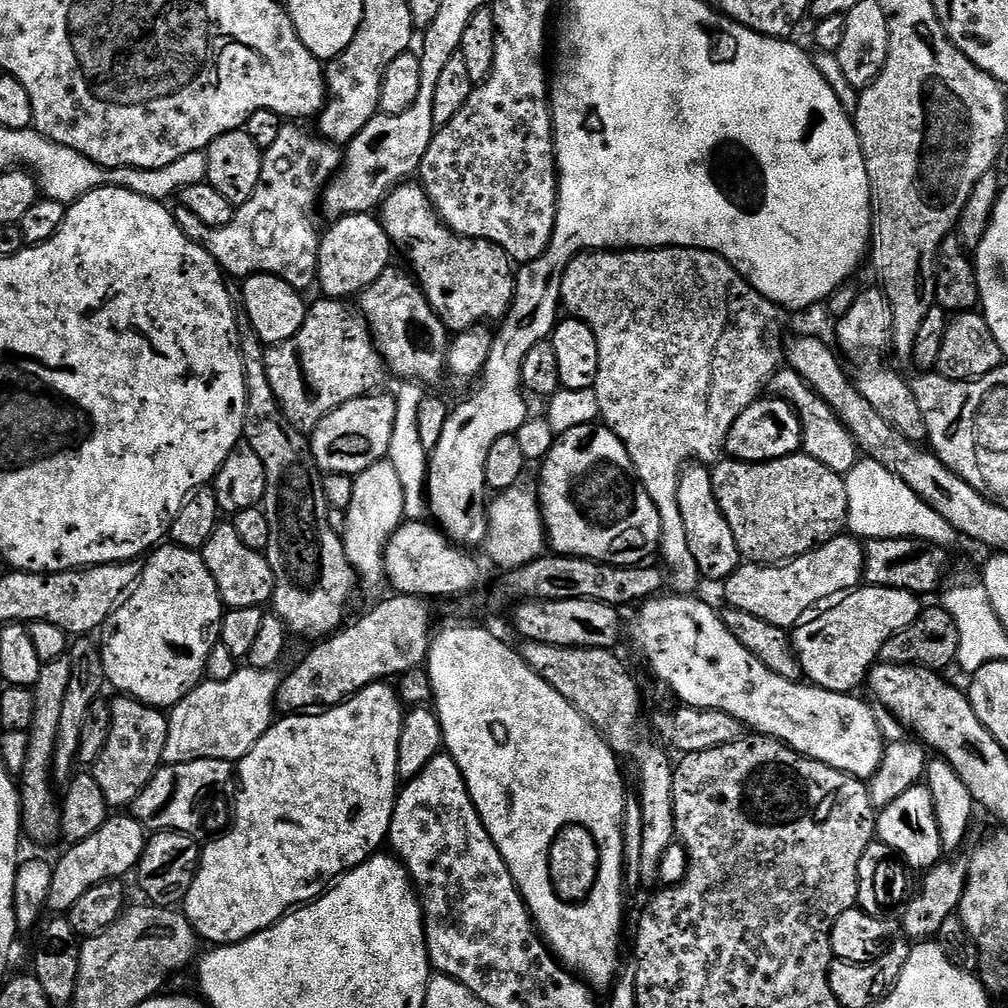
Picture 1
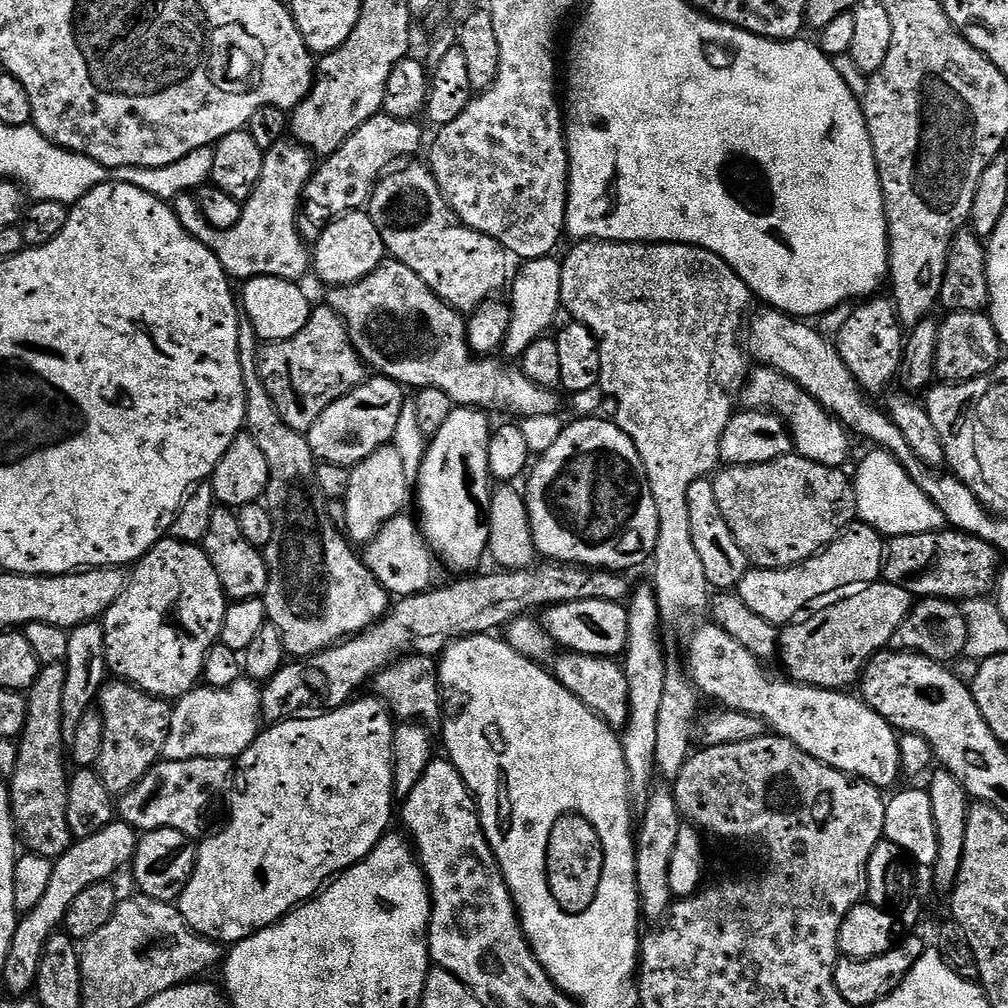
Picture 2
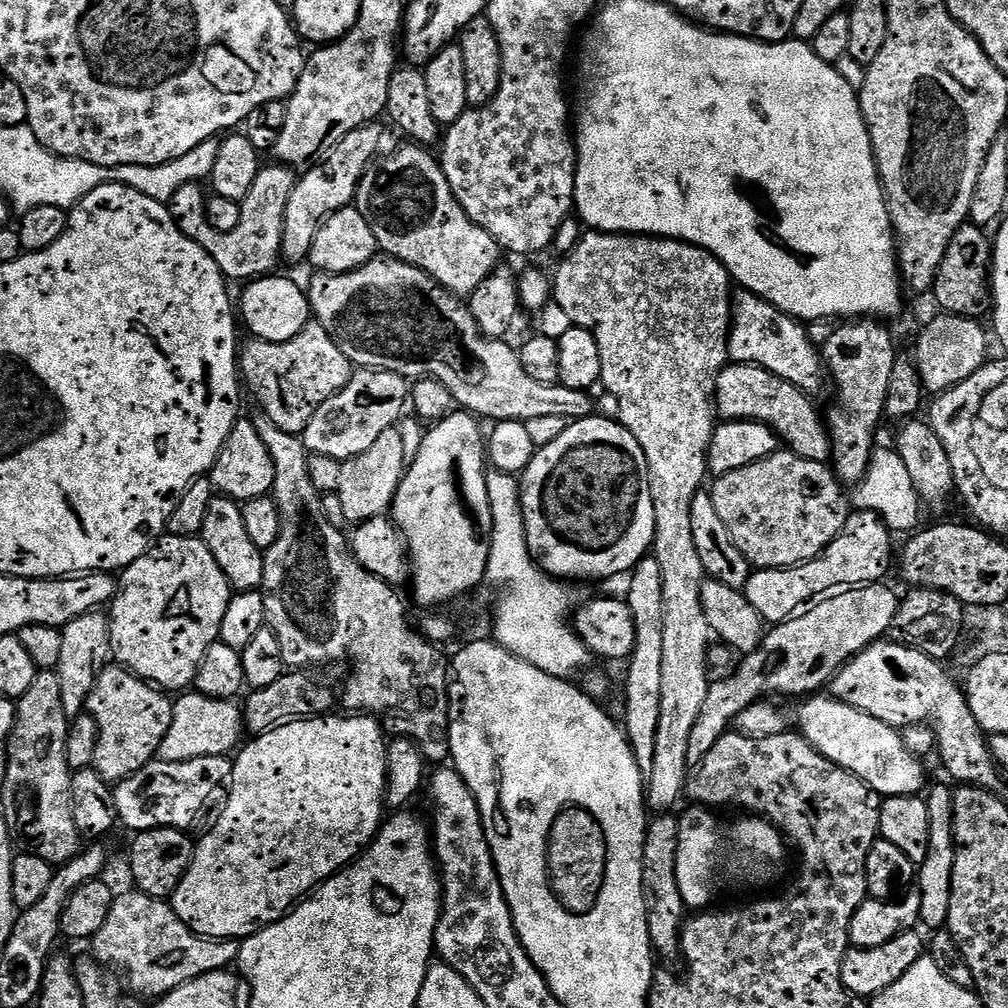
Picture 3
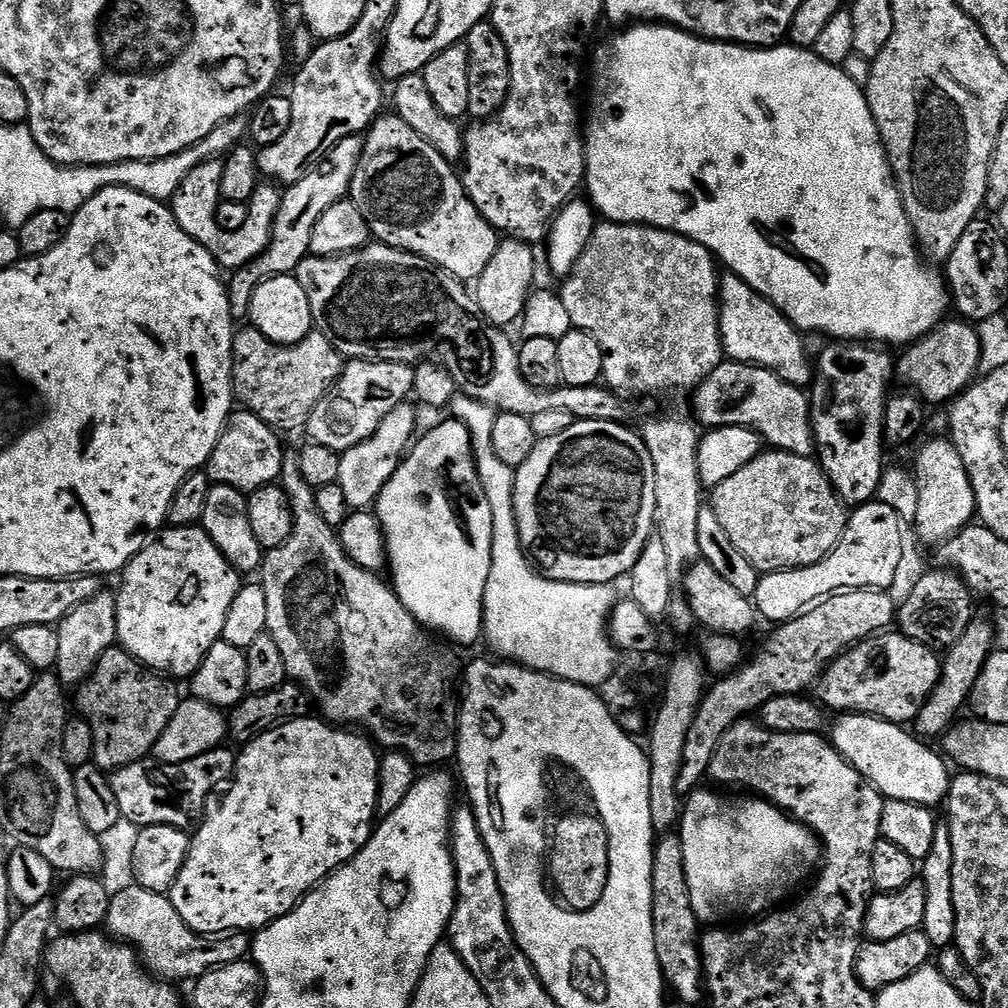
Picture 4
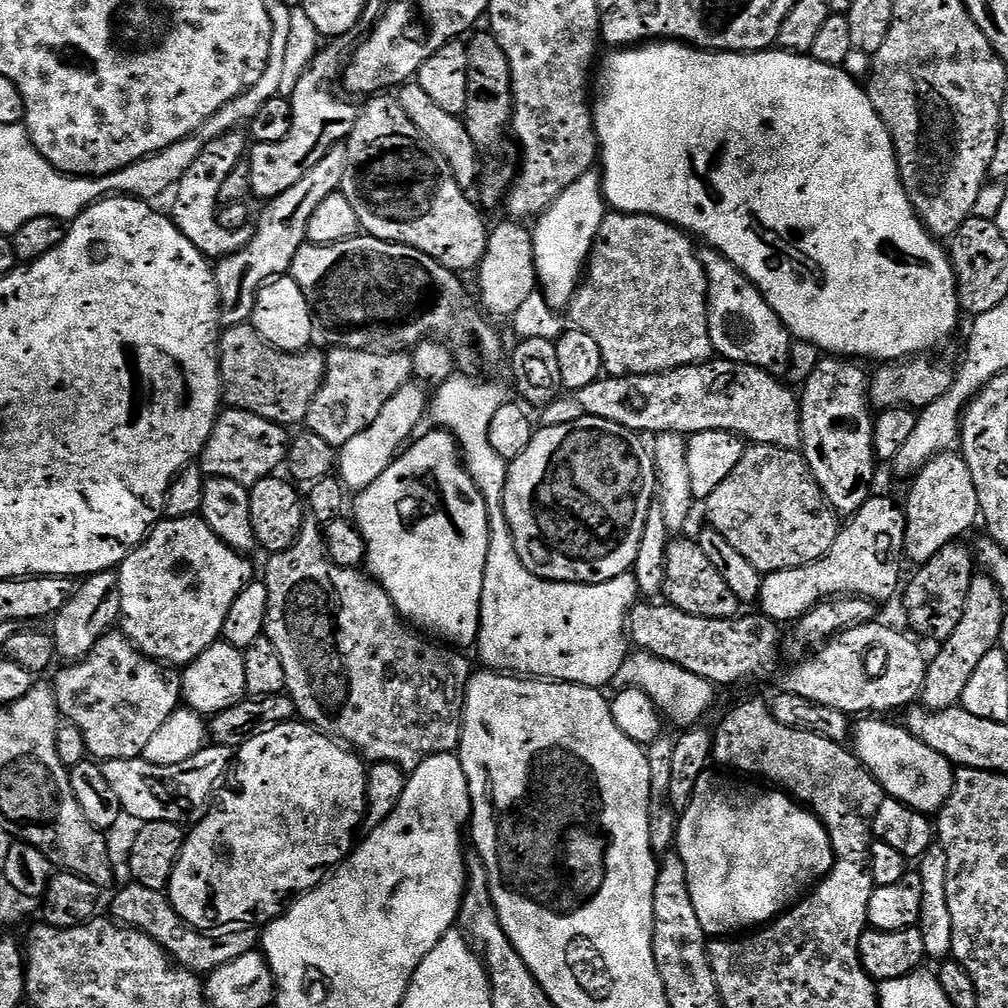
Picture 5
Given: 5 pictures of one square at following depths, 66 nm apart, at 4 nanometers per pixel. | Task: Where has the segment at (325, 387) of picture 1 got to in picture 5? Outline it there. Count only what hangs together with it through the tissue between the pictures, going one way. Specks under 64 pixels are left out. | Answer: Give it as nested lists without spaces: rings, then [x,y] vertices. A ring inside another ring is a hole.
[[[251,323],[233,324],[223,329],[220,338],[220,387],[222,400],[228,408],[246,410],[250,414],[258,414],[275,424],[291,426],[307,421],[308,411],[324,381],[326,356],[322,351],[305,350],[299,354],[283,352],[270,346],[260,337],[258,330]]]

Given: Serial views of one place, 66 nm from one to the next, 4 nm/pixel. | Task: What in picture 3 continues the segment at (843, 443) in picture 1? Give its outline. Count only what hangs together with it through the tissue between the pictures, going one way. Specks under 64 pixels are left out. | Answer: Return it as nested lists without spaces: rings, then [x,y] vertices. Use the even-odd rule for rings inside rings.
[[[732,362],[721,370],[716,380],[714,404],[721,421],[757,420],[760,424],[768,424],[797,456],[810,462],[828,464],[832,458],[832,439],[828,436],[825,417],[812,405],[812,400],[809,393],[770,374],[757,364]]]

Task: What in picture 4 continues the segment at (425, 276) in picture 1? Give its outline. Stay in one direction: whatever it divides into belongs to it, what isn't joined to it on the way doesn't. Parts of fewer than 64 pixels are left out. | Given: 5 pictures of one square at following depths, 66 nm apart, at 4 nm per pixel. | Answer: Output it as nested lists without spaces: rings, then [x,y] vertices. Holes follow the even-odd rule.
[[[395,114],[377,116],[363,141],[364,149],[352,175],[350,198],[358,206],[362,218],[366,218],[369,233],[381,244],[426,258],[462,282],[475,282],[482,270],[490,266],[490,258],[494,258],[494,250],[500,245],[501,237],[464,193],[457,169],[455,172],[449,160],[442,158],[442,154],[438,154],[426,138],[414,134],[414,130],[410,130],[410,126],[406,126],[406,122]]]

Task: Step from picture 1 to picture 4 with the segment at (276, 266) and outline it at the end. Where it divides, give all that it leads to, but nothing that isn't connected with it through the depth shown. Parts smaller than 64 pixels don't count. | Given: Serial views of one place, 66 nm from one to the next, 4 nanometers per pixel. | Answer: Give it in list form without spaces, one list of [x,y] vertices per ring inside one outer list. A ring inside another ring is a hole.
[[[193,174],[182,178],[182,186],[172,195],[170,207],[178,226],[190,234],[224,270],[245,268],[251,260],[263,253],[264,249],[272,243],[272,227],[280,209],[281,189],[276,186],[260,186],[256,189],[254,197],[254,210],[249,211],[246,222],[239,230],[222,230],[216,224],[216,208],[221,202],[220,177],[200,176]]]

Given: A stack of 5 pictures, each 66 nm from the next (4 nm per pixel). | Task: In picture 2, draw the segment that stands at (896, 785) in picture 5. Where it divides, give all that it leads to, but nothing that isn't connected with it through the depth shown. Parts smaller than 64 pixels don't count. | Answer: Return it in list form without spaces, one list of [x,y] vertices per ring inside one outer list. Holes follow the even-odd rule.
[[[715,622],[707,623],[688,640],[686,675],[695,684],[697,693],[701,697],[709,696],[710,699],[720,703],[717,705],[724,708],[733,708],[762,718],[775,735],[786,737],[815,760],[821,760],[826,766],[866,780],[869,784],[875,784],[881,790],[888,790],[888,787],[895,782],[896,775],[898,777],[901,775],[900,741],[897,729],[886,723],[872,707],[864,703],[859,695],[847,696],[849,693],[844,690],[810,688],[807,684],[798,684],[788,678],[775,680],[774,677],[764,673],[765,665],[758,662],[756,656],[750,650],[746,650],[746,646],[735,641],[726,629]]]

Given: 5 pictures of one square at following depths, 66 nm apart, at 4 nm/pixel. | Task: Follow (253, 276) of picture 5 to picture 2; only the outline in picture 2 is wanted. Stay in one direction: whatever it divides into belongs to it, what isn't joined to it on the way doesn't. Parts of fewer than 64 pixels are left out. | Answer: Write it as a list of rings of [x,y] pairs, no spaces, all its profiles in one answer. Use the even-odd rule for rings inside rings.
[[[381,114],[370,118],[332,156],[323,161],[324,164],[315,169],[308,185],[304,188],[304,199],[298,223],[300,237],[306,242],[314,242],[322,229],[333,219],[334,211],[343,214],[363,209],[367,205],[376,181],[389,171],[388,163],[399,156],[412,156],[420,148],[420,139],[424,132],[416,120],[395,120],[393,116]]]

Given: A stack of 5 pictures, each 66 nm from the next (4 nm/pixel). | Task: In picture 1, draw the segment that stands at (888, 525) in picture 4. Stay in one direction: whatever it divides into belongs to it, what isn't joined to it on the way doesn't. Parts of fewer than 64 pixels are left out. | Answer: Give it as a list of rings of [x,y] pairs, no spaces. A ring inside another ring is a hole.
[[[841,534],[794,560],[779,564],[741,563],[734,574],[723,581],[722,588],[728,599],[728,608],[736,608],[763,622],[792,630],[813,611],[811,608],[815,604],[823,605],[841,594],[861,587],[863,579],[864,544],[851,534]]]

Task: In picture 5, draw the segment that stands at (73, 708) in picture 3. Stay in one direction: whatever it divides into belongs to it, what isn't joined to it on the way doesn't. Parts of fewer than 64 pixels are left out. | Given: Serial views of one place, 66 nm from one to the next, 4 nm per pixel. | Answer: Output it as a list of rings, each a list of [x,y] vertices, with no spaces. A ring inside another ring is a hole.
[[[116,570],[107,572],[96,572],[94,575],[87,577],[83,581],[84,584],[73,591],[72,596],[66,602],[66,606],[62,606],[62,610],[57,612],[51,621],[50,635],[52,641],[56,644],[56,655],[61,661],[75,662],[86,658],[90,654],[90,650],[94,650],[94,646],[99,642],[107,632],[113,631],[117,627],[120,614],[120,573]]]

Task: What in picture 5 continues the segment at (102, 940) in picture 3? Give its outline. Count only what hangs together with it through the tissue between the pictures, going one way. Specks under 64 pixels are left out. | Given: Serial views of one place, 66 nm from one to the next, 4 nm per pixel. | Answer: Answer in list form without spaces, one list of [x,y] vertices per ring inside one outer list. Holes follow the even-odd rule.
[[[128,882],[113,898],[112,912],[111,915],[119,923],[137,928],[138,931],[154,938],[154,942],[164,947],[181,968],[197,974],[213,972],[218,966],[226,966],[226,962],[234,962],[234,958],[242,958],[242,954],[257,951],[262,940],[261,929],[246,922],[230,922],[223,930],[213,932],[194,928],[176,913],[164,892],[150,890],[135,882]]]

